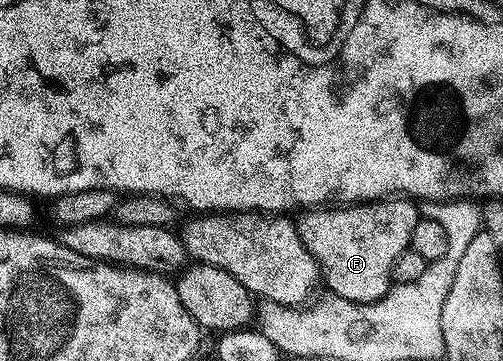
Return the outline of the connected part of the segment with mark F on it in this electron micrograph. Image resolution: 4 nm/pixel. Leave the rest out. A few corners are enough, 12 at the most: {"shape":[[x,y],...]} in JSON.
{"shape":[[410,198],[314,206],[298,233],[348,302],[392,287],[420,208]]}

